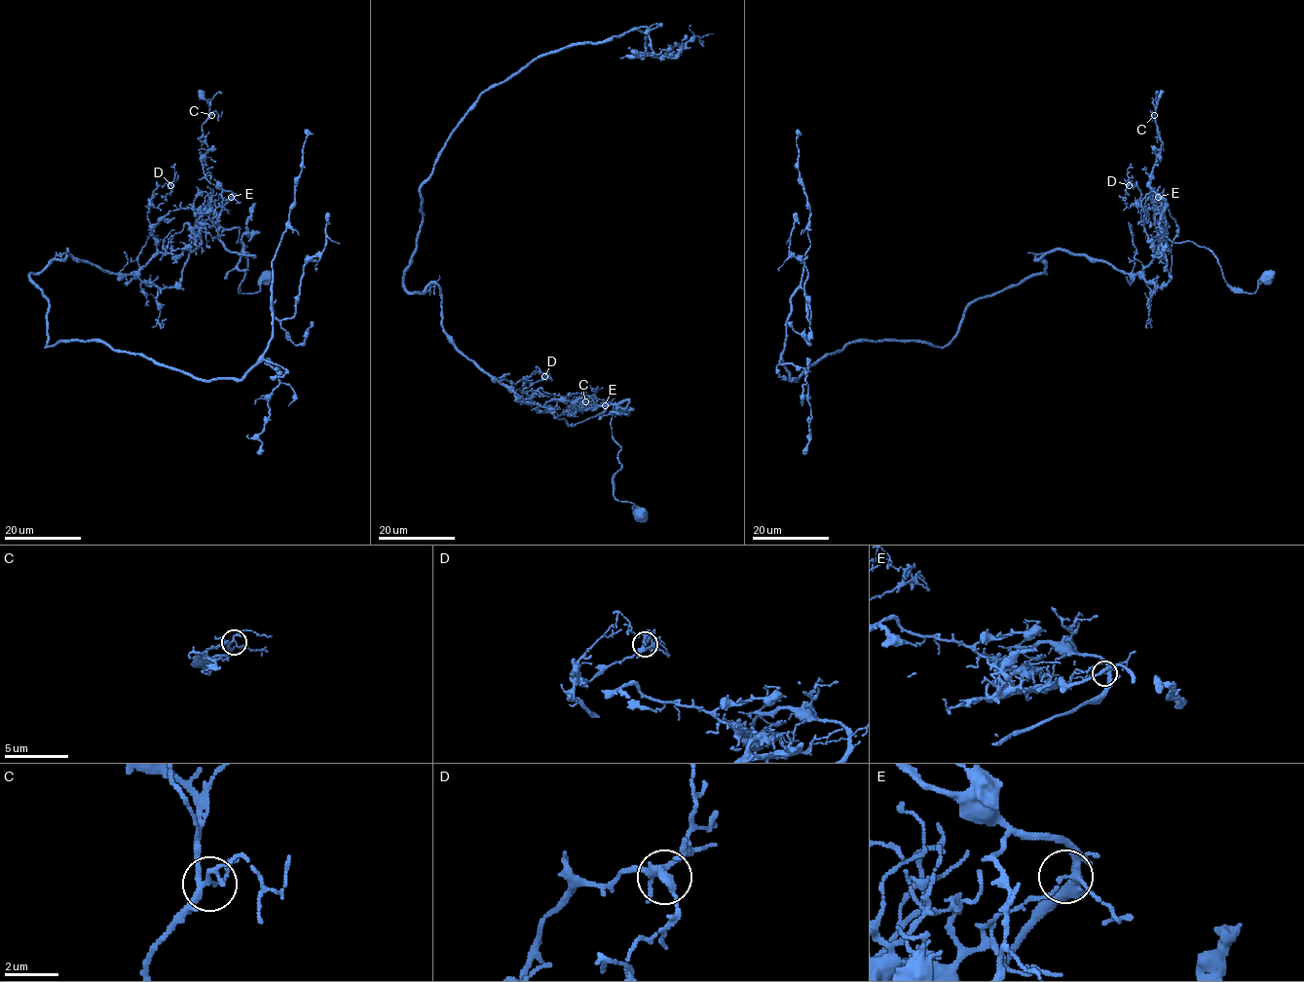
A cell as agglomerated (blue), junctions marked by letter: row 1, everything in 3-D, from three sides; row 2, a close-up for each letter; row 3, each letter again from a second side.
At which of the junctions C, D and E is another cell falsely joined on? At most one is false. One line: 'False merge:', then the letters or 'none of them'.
False merge: E

